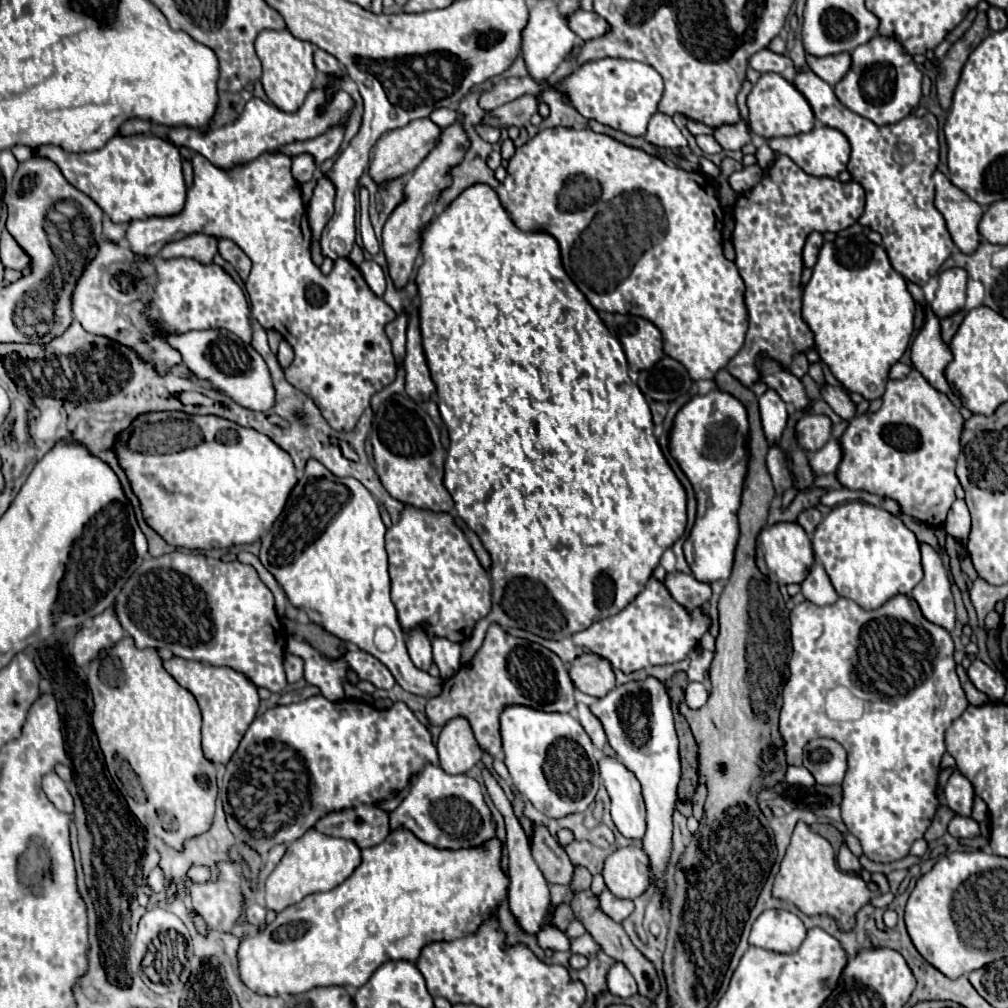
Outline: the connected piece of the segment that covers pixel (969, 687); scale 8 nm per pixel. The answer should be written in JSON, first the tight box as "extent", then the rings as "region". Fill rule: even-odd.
{"extent":[956,665,988,705],"region":[[[962,665],[956,667],[956,673],[958,673],[958,677],[960,677],[960,683],[962,683],[962,689],[964,689],[964,693],[966,693],[968,703],[970,703],[970,705],[986,705],[986,703],[988,703],[988,697],[970,683],[970,679],[968,679],[968,675],[966,675],[966,671],[964,671]]]}

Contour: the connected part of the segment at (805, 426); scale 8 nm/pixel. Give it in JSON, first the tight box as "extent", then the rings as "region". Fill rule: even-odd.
{"extent":[796,415,832,453],"region":[[[804,415],[796,425],[798,445],[806,453],[818,451],[830,439],[832,423],[826,415]]]}

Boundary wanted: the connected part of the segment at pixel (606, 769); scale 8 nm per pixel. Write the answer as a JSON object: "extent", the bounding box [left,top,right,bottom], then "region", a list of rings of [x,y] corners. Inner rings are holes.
{"extent":[600,757,646,839],"region":[[[612,757],[600,761],[600,775],[612,799],[612,821],[616,829],[628,839],[644,839],[646,833],[646,807],[638,779]]]}

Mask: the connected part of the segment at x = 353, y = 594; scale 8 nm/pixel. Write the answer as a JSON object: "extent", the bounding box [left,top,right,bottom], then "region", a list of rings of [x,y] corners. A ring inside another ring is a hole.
{"extent":[260,459,440,697],"region":[[[308,459],[302,475],[298,477],[296,487],[292,489],[284,511],[274,521],[272,529],[262,533],[260,561],[276,577],[276,581],[286,591],[294,607],[308,613],[316,623],[322,623],[326,631],[340,637],[342,641],[358,645],[362,651],[374,655],[388,671],[394,675],[396,683],[414,695],[432,697],[440,693],[440,679],[430,677],[426,671],[420,671],[408,657],[404,631],[398,621],[398,611],[390,599],[390,577],[388,577],[388,555],[384,549],[386,527],[380,519],[378,503],[372,493],[354,477],[336,477],[320,461]],[[378,627],[390,627],[396,635],[396,645],[392,651],[382,653],[374,645],[374,631]]]}

